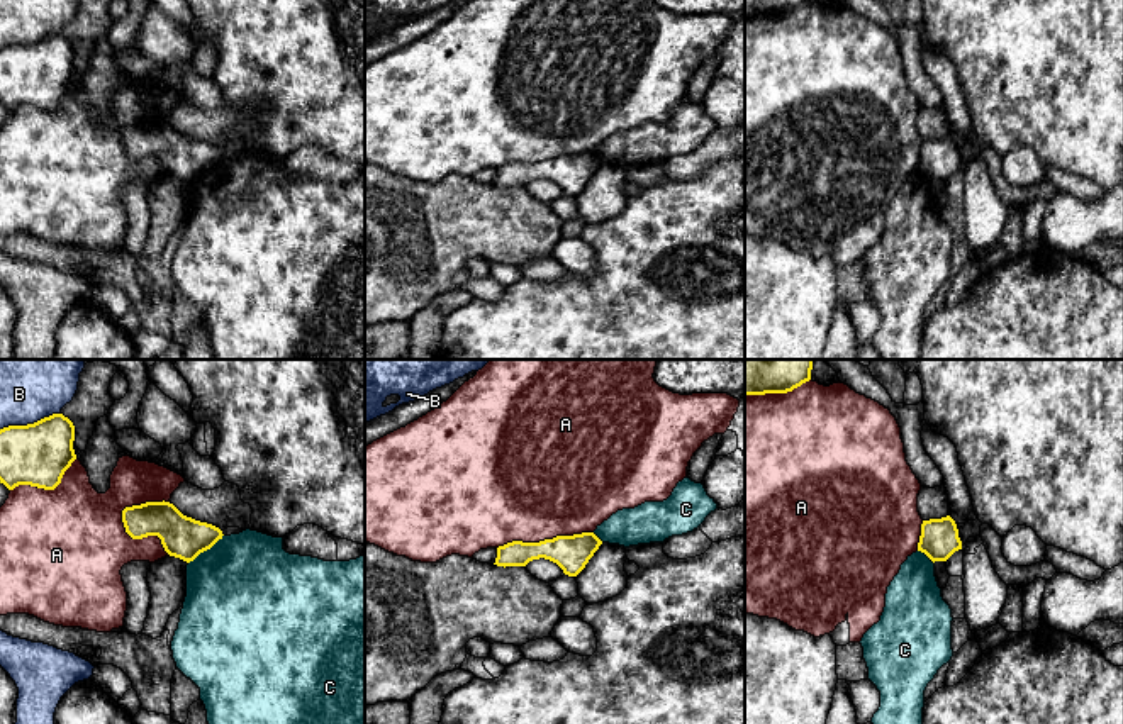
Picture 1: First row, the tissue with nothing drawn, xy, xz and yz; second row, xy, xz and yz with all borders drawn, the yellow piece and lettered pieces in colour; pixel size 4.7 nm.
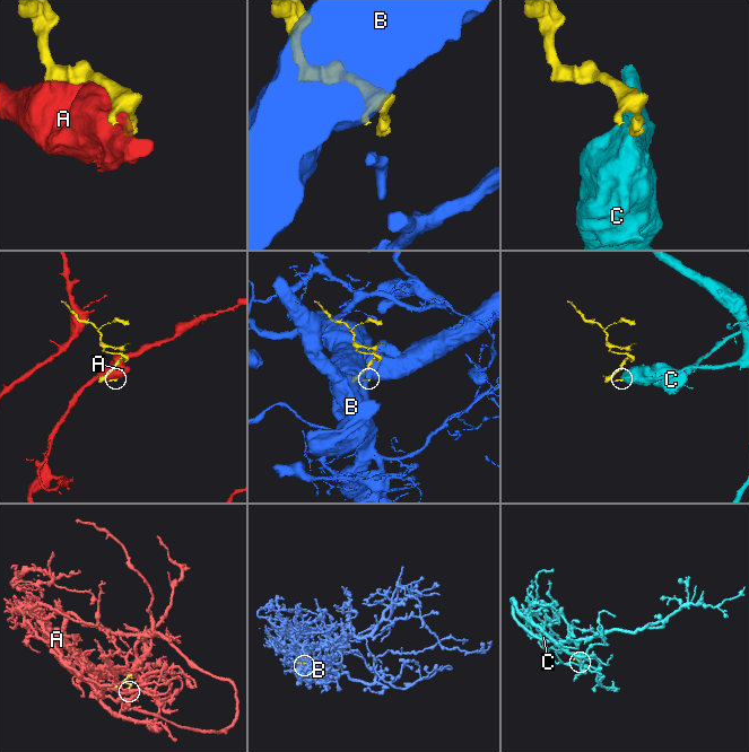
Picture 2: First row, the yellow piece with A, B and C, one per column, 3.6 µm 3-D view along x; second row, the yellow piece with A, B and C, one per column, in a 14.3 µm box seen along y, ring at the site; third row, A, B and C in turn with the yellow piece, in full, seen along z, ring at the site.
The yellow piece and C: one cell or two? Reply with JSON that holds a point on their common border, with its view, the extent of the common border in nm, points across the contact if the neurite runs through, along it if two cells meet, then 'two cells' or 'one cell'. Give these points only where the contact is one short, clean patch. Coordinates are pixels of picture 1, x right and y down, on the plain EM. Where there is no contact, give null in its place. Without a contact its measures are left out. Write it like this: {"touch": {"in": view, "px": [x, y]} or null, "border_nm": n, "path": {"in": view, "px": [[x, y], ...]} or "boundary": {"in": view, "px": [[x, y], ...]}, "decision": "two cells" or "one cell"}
{"touch": {"in": "xy", "px": [206, 170]}, "border_nm": 220, "boundary": {"in": "xy", "px": [[223, 155], [189, 183]]}, "decision": "two cells"}

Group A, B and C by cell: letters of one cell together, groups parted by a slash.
A / B / C

